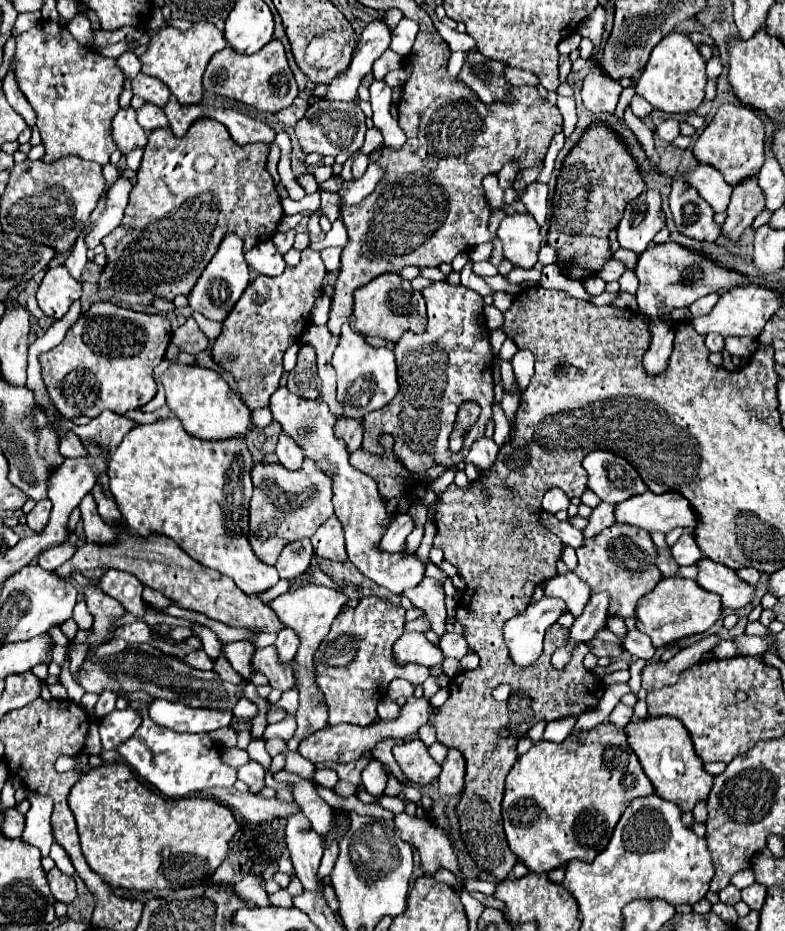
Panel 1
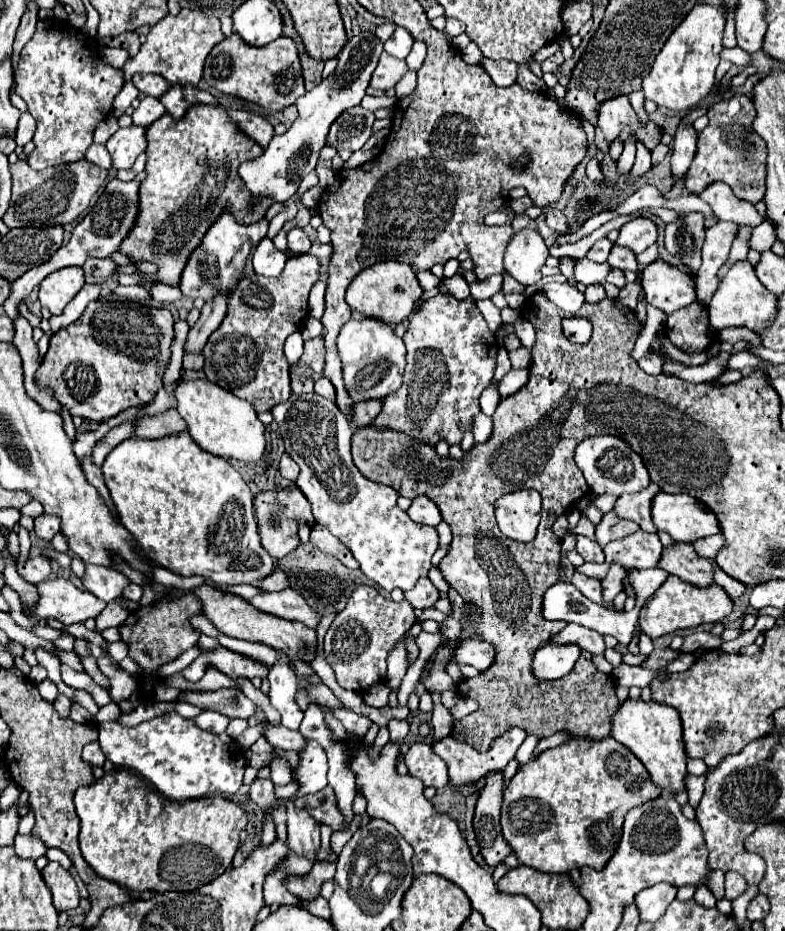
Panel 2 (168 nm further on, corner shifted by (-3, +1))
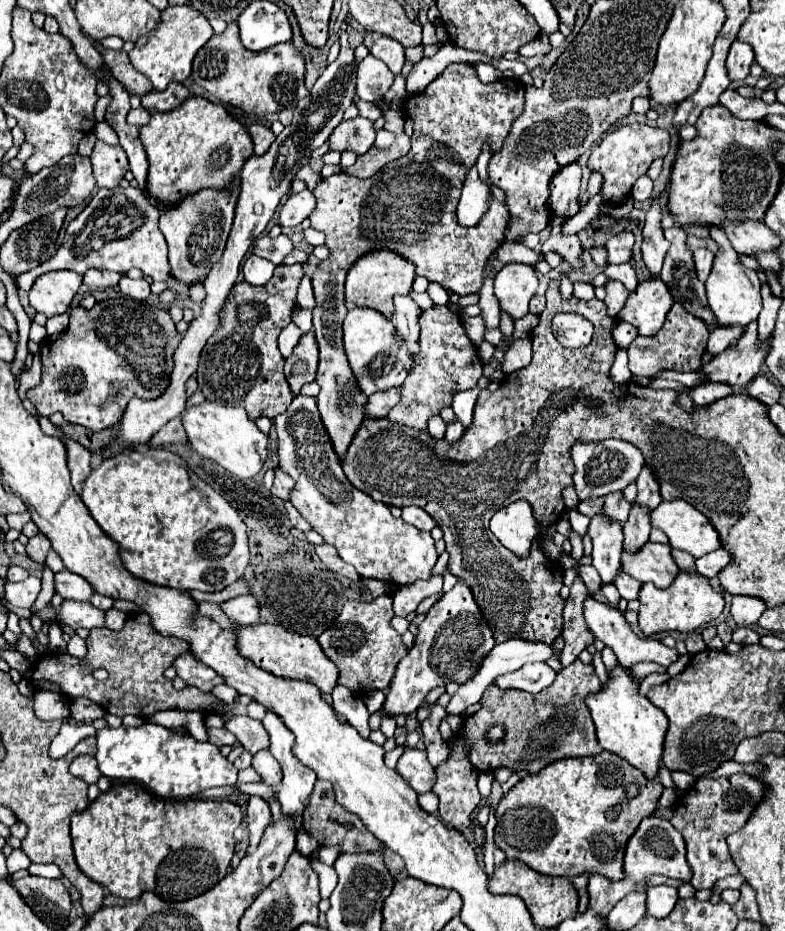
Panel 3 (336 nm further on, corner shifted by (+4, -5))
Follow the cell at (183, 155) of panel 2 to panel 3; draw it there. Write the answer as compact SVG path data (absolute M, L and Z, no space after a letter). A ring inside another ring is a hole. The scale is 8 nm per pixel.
M192 95L166 113L152 111L150 121L142 127L140 139L150 161L148 193L162 203L176 203L182 195L200 191L202 187L228 187L236 171L252 155L252 139L246 127L220 103L202 95Z

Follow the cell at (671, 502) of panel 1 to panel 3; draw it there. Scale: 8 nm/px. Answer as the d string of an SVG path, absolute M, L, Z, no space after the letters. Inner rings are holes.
M682 499L662 501L652 511L652 527L662 529L674 549L682 549L696 559L722 547L712 523Z

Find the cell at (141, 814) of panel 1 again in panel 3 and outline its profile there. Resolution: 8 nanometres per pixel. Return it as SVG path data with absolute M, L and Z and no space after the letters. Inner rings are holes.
M124 783L114 785L90 803L82 813L72 815L72 845L78 867L92 881L104 885L112 895L136 899L144 891L154 891L162 899L186 901L212 889L224 879L234 855L234 829L242 823L242 811L230 801L200 801L200 799L154 799L144 785Z

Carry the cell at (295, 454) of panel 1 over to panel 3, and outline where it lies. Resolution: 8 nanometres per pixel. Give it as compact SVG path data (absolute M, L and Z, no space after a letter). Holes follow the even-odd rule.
M276 469L276 479L272 485L272 493L284 501L290 499L290 493L294 489L294 479L290 475L286 475L282 469Z

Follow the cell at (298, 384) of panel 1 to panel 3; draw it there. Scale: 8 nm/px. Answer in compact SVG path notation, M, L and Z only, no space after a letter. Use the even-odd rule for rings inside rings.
M308 331L306 335L302 335L302 339L298 341L298 345L294 347L292 355L286 359L284 365L284 373L294 395L300 393L300 387L304 383L314 381L316 367L318 367L318 345L314 333Z

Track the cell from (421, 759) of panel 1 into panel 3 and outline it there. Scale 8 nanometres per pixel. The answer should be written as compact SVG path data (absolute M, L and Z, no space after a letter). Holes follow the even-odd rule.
M406 749L398 759L396 771L418 793L426 793L434 787L434 781L436 781L434 767L428 763L426 753L420 749Z

